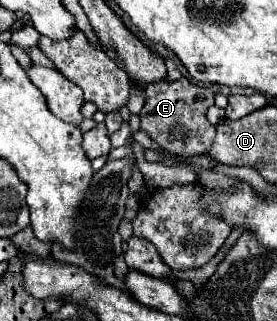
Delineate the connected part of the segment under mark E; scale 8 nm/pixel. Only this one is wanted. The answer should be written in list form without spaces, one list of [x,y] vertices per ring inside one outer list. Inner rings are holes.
[[[181,77],[177,81],[151,83],[145,89],[145,105],[141,109],[141,129],[157,141],[171,155],[191,159],[205,155],[215,139],[215,127],[207,121],[207,109],[213,105],[215,93],[211,89],[199,87],[189,79]]]

